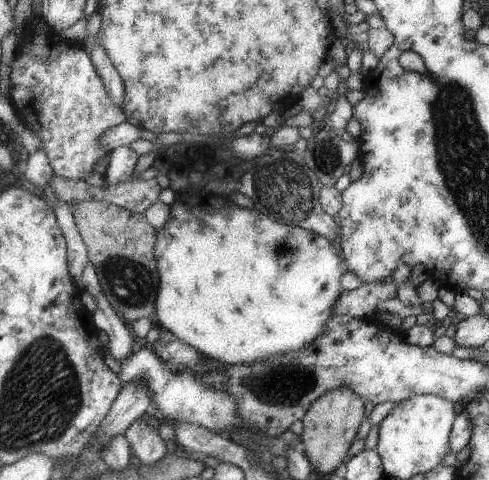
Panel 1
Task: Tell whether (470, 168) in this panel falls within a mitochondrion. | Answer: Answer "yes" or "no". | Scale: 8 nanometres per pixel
yes

